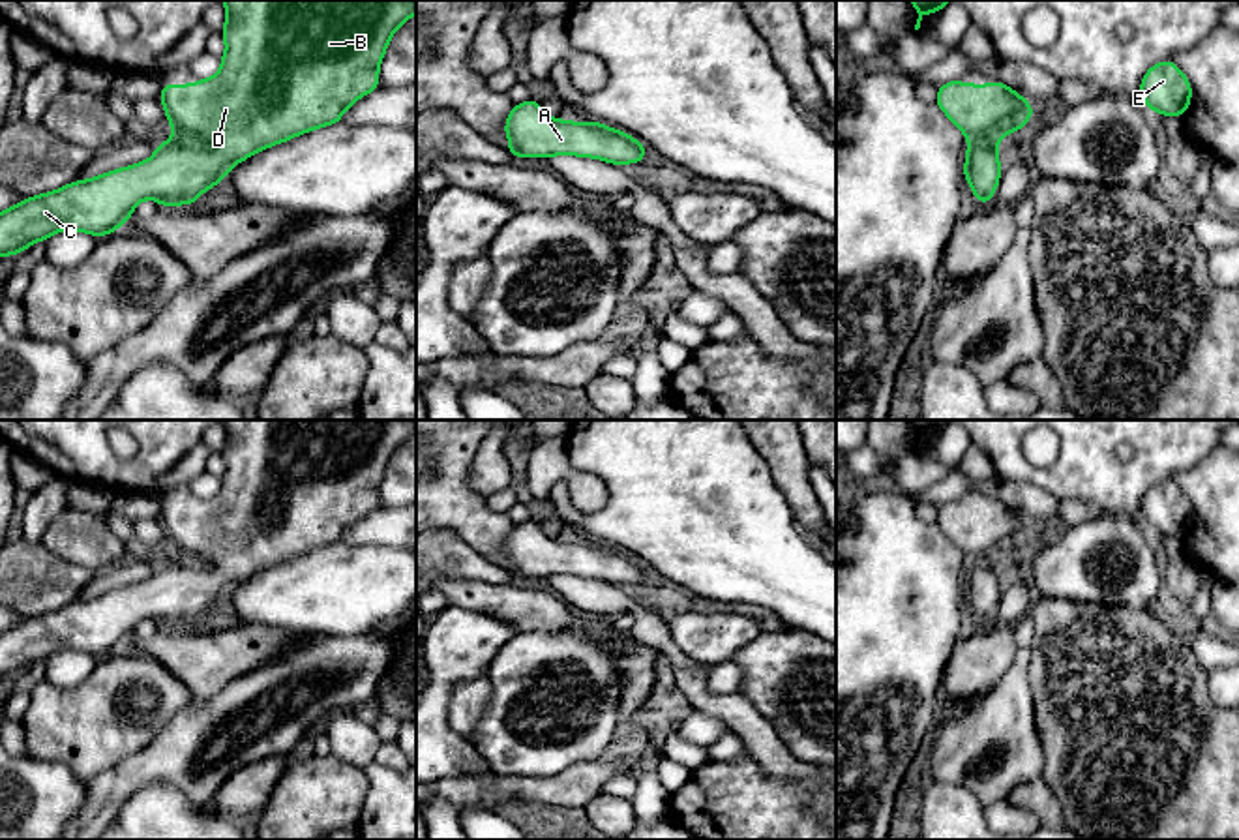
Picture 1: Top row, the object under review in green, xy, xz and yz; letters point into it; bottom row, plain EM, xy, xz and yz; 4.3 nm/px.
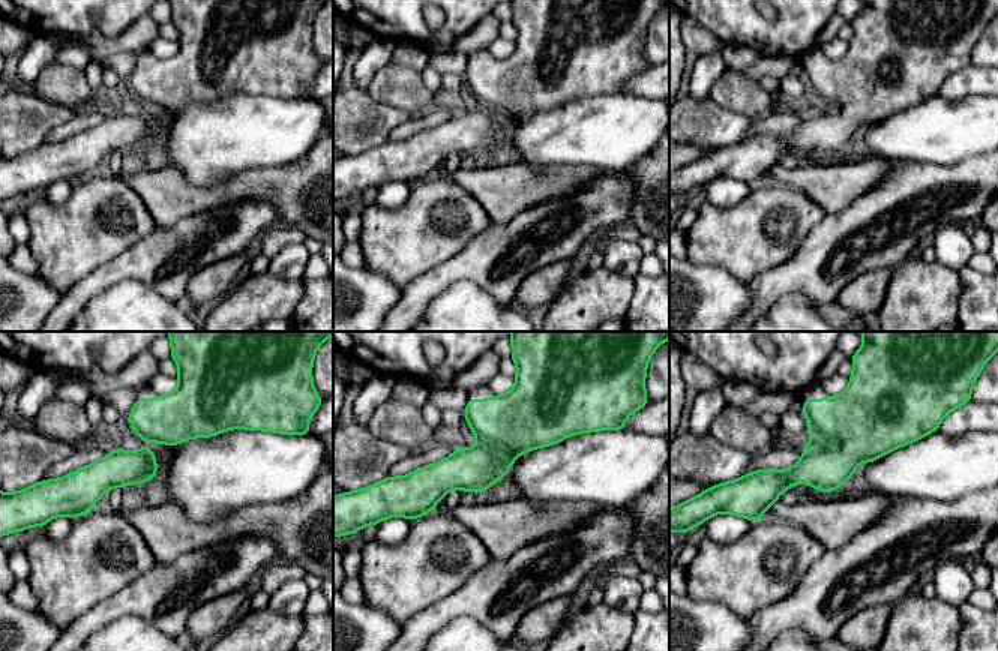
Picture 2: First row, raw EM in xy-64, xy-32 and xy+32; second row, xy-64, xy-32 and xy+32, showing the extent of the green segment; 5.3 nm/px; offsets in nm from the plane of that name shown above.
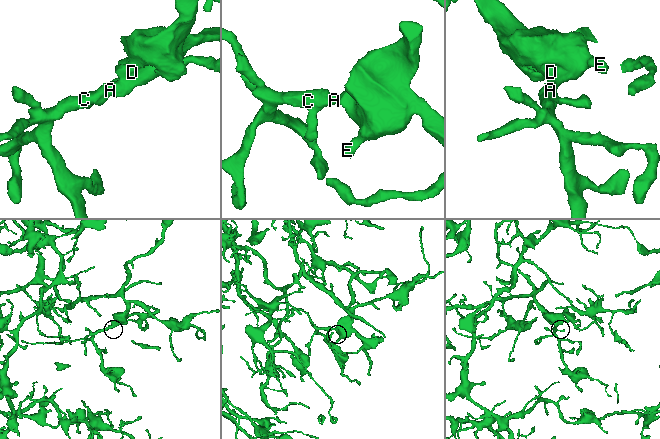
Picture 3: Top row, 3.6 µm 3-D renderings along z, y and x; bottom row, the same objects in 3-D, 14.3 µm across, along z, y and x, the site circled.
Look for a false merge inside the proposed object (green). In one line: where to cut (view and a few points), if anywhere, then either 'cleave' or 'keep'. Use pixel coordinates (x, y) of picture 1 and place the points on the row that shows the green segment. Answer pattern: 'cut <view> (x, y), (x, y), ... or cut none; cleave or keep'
cut none; keep

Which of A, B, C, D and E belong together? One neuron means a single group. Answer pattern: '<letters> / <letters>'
A B C D E

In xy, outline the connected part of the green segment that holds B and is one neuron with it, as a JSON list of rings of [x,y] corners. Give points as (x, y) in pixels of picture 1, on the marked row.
[[[416,0],[221,2],[227,9],[221,69],[195,84],[161,84],[159,101],[174,137],[157,142],[154,156],[142,163],[71,182],[0,212],[0,257],[15,257],[60,231],[105,236],[124,227],[144,199],[161,206],[193,204],[204,189],[221,184],[236,163],[255,152],[339,124],[356,99],[381,86],[379,64],[390,38],[416,15]]]

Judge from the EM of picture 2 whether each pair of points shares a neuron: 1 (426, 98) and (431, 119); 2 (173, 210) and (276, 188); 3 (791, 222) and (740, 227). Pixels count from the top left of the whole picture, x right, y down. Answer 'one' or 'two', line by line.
1: two
2: one
3: one

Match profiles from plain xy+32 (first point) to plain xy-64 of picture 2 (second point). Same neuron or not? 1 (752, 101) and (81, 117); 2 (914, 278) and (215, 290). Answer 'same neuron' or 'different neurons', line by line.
1: different neurons
2: different neurons

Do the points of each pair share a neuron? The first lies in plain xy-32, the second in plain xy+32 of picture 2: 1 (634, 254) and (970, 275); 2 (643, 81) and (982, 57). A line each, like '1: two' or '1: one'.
1: two
2: two

